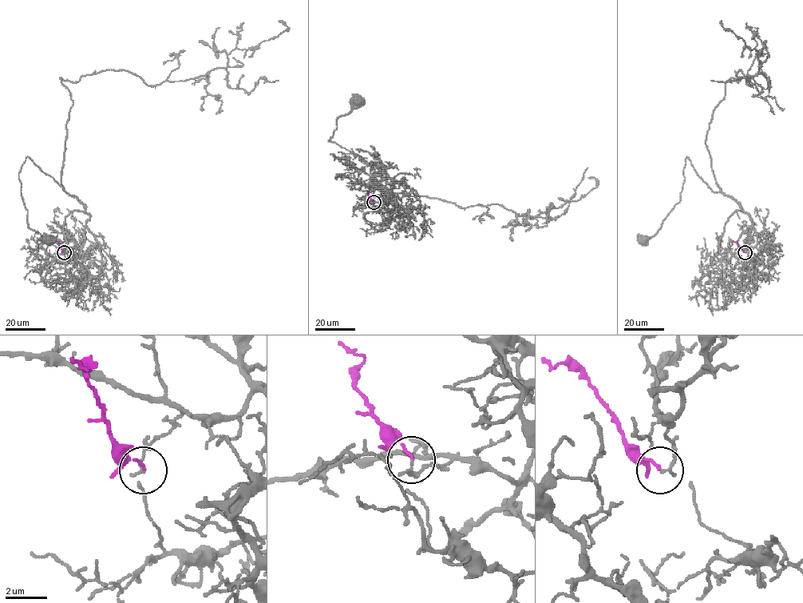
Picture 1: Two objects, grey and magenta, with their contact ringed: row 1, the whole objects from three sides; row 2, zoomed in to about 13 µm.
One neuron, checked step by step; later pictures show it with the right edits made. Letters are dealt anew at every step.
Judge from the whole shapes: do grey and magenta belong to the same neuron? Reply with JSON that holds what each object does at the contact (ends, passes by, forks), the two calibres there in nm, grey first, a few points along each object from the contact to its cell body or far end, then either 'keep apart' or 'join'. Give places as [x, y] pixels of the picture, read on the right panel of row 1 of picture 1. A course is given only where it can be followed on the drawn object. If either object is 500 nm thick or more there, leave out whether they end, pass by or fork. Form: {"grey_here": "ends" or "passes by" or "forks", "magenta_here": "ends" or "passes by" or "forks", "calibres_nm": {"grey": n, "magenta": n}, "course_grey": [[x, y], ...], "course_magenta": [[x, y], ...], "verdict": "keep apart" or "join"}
{"grey_here": "ends", "magenta_here": "ends", "calibres_nm": {"grey": 150, "magenta": 120}, "course_grey": [[745, 252], [737, 242], [752, 220], [687, 157], [680, 200], [641, 238]], "course_magenta": [[745, 252], [733, 241]], "verdict": "keep apart"}

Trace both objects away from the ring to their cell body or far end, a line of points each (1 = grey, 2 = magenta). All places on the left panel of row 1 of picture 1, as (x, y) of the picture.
1: (64, 252), (80, 248), (89, 216), (26, 157), (18, 173), (28, 226), (45, 238)
2: (64, 252), (57, 241)

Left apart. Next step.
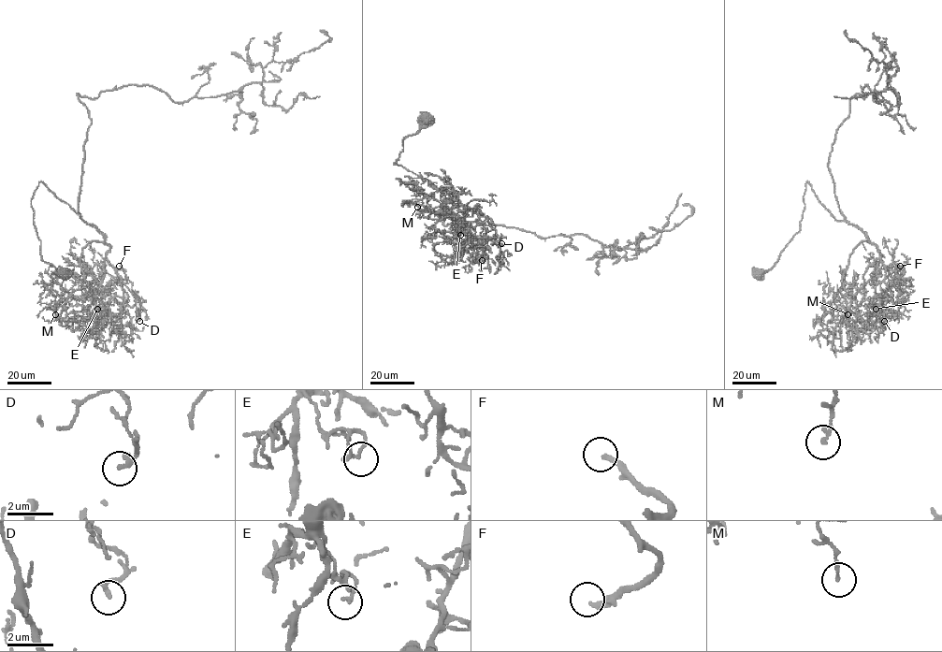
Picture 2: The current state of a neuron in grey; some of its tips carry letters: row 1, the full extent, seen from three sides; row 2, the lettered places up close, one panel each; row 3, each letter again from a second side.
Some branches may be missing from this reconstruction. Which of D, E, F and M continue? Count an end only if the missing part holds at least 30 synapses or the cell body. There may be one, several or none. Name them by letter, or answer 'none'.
F

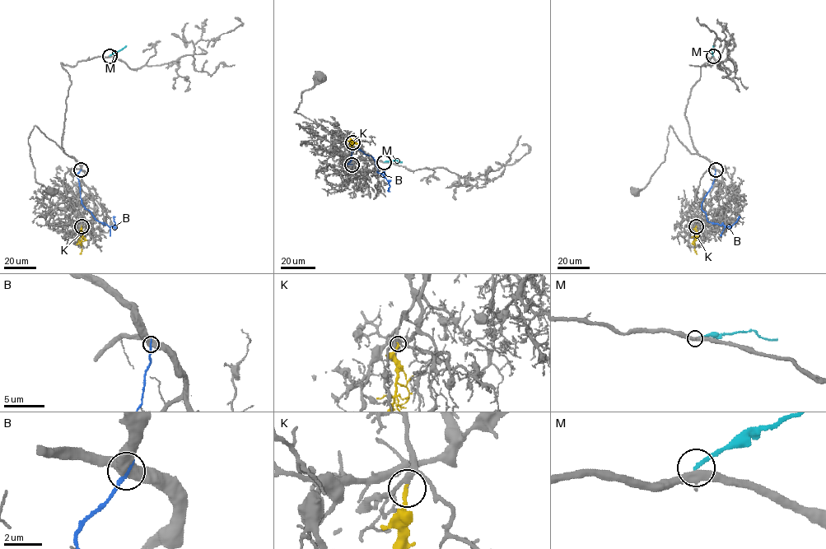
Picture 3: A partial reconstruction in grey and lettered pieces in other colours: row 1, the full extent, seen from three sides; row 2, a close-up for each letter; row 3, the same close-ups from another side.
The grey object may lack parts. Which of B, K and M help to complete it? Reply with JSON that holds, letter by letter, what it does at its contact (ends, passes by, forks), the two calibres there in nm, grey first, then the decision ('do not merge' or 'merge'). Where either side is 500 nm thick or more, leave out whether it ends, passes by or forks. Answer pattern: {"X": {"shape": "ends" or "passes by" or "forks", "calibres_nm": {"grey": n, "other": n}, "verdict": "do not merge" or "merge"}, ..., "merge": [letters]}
{"B": {"shape": "ends", "calibres_nm": {"grey": 480, "other": 220}, "verdict": "do not merge"}, "K": {"shape": "ends", "calibres_nm": {"grey": 160, "other": 200}, "verdict": "merge"}, "M": {"shape": "ends", "calibres_nm": {"grey": 400, "other": 200}, "verdict": "do not merge"}, "merge": ["K"]}

